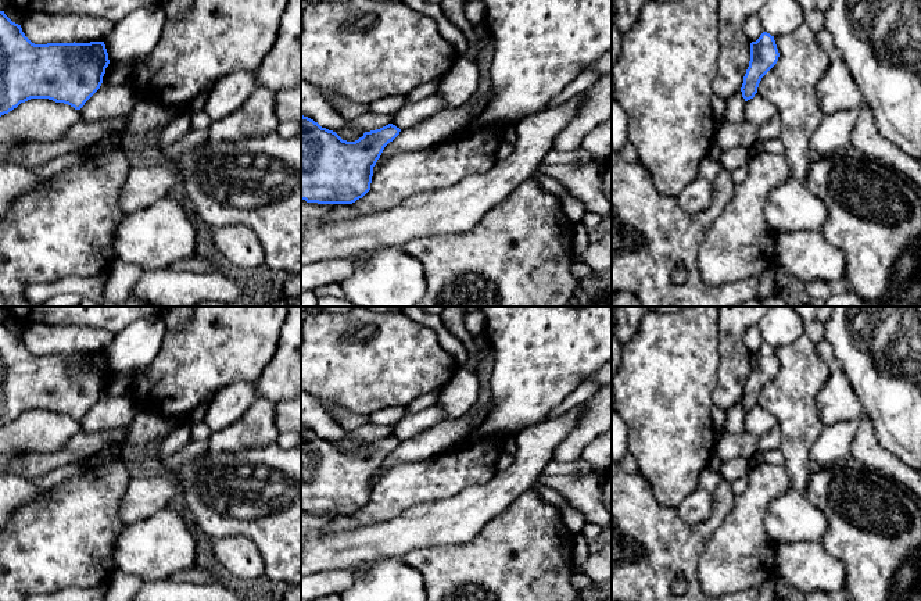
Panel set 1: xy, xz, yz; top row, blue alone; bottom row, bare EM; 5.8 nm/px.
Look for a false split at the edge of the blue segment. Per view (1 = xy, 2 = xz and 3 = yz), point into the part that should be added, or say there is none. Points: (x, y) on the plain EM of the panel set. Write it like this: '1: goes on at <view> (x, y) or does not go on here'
1: does not go on here
2: does not go on here
3: does not go on here

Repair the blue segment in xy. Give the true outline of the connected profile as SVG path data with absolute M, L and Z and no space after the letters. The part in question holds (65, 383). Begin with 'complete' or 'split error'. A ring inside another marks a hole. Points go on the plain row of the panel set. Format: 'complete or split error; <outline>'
complete; M0 322L0 428L31 409L49 409L80 421L100 400L108 364L104 353L35 355Z

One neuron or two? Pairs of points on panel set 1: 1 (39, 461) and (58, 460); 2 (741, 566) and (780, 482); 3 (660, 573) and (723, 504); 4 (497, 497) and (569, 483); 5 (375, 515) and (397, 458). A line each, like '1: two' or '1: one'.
1: one
2: one
3: one
4: two
5: two

